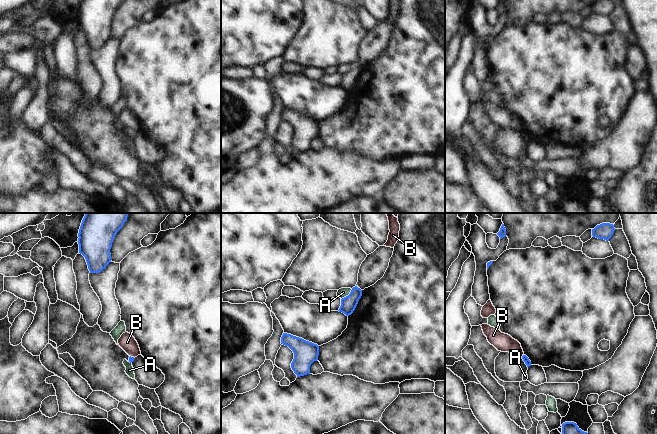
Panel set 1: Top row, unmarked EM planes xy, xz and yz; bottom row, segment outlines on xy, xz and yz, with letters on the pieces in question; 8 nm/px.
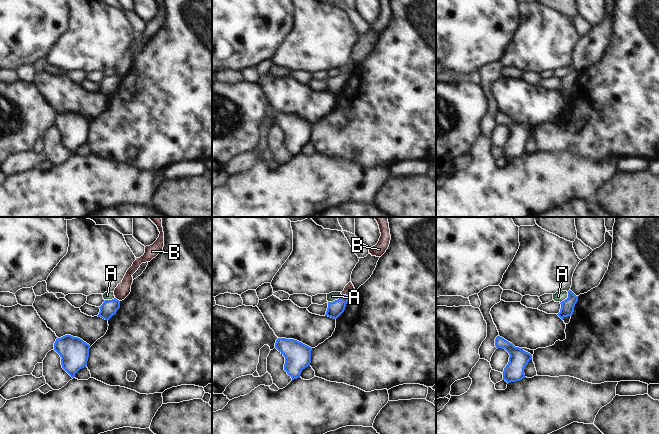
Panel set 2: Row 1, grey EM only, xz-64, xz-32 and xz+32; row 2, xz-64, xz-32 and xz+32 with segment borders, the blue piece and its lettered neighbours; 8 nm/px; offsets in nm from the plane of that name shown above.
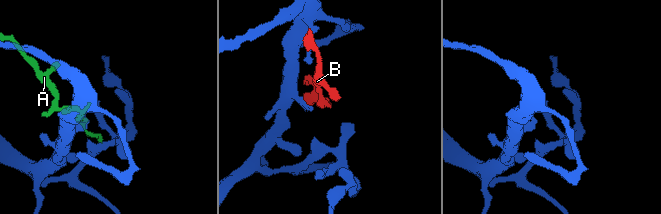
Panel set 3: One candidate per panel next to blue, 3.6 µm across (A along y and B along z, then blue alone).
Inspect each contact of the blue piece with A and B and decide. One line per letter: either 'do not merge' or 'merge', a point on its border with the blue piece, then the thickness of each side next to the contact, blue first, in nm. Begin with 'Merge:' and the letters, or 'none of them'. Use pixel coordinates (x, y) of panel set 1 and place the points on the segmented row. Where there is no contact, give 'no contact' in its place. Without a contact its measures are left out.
Merge: none of them
A: do not merge; meets blue in xz at (348, 295); 130 nm thick on the blue side, 80 nm on the other
B: do not merge; meets blue in xy at (132, 357); 50 nm thick on the blue side, 140 nm on the other

